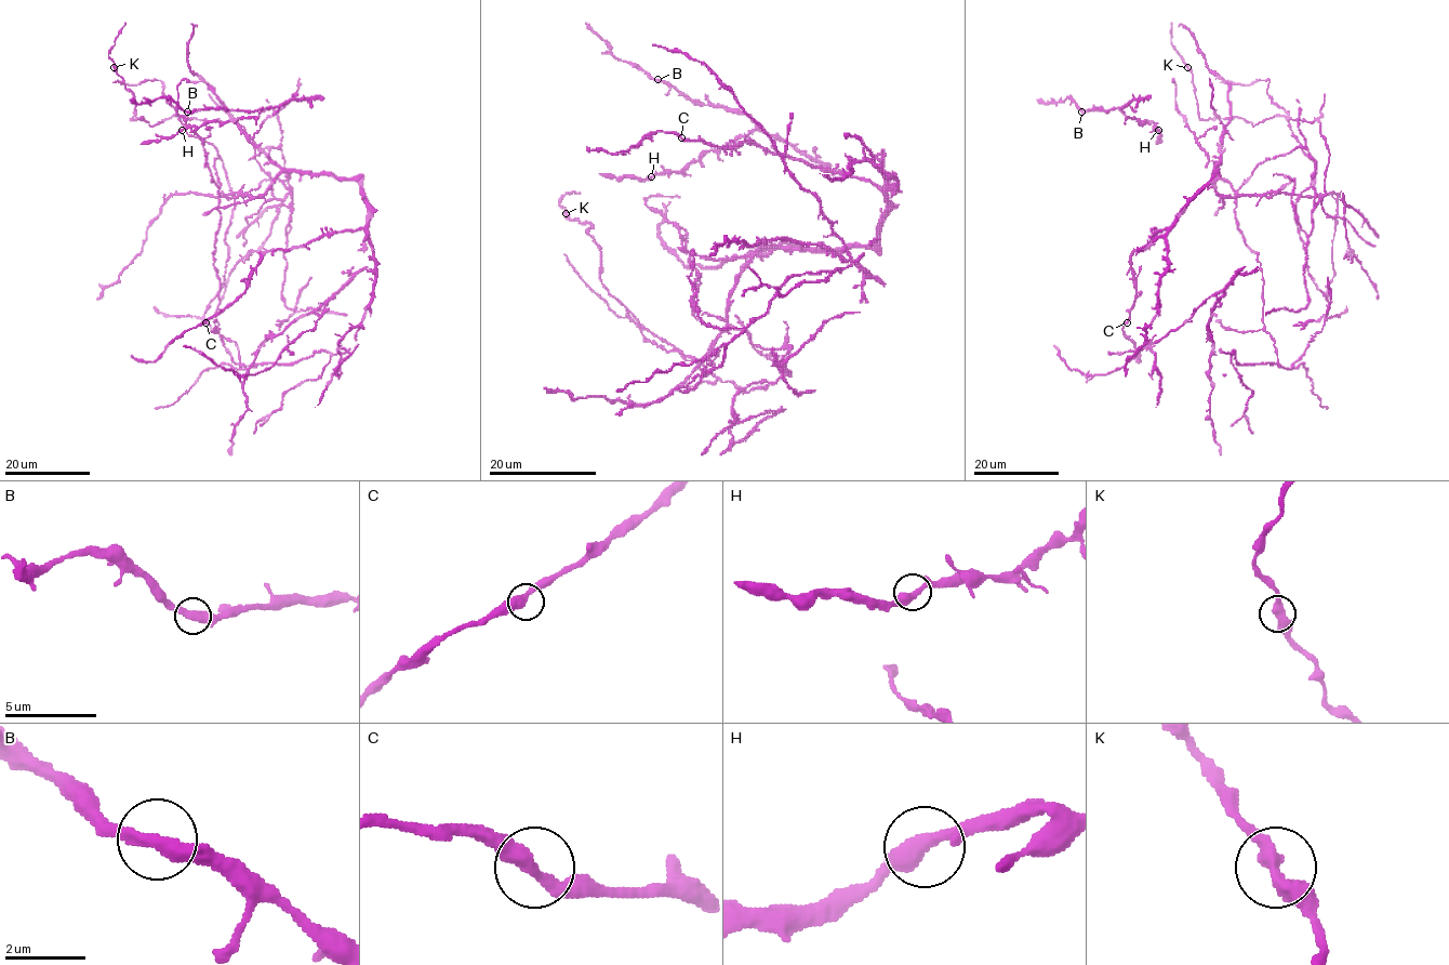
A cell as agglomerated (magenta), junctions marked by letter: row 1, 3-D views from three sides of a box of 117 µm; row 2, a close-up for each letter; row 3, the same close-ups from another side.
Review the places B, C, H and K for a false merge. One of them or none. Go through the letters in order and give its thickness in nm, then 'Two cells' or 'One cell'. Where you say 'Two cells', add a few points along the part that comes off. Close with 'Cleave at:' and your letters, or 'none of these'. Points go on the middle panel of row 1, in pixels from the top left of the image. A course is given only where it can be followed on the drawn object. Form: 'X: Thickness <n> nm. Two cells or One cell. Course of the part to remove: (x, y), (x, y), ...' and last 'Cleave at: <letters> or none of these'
B: Thickness 400 nm. One cell
C: Thickness 400 nm. One cell
H: Thickness 400 nm. One cell
K: Thickness 400 nm. One cell
Cleave at: none of these

